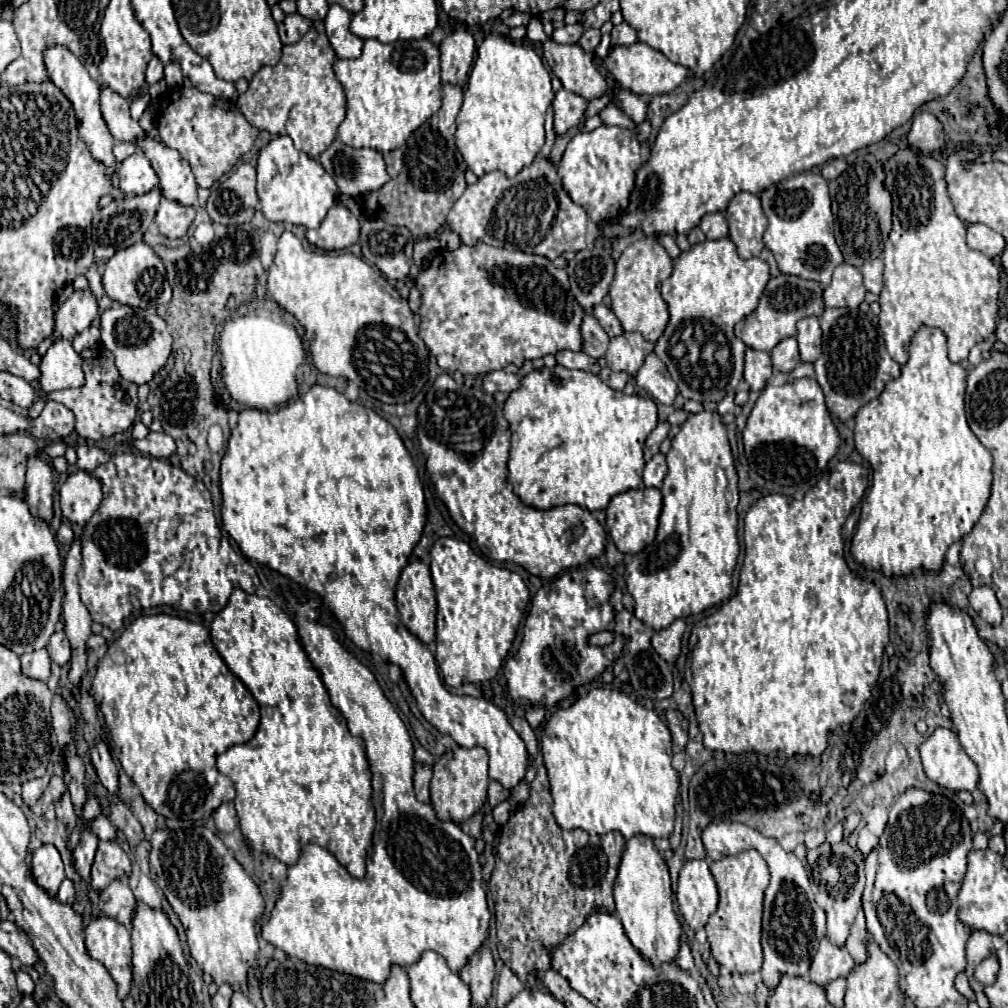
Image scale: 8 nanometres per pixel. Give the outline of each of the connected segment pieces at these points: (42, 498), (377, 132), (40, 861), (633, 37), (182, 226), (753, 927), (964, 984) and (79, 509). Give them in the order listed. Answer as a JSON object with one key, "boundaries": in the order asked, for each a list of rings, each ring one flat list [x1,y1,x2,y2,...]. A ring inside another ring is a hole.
{"boundaries":[[[38,457,28,461,26,475,26,495,32,515,50,521,52,519,52,491,54,491,54,475,52,467]],[[428,37,390,45,378,39,366,39,362,55,358,59,338,59,334,73,348,99,346,119,338,127,338,137,356,149,368,147,388,153,400,147,442,105,440,53]],[[42,845,32,853,30,875,50,897,58,895,58,887,64,881,64,865,54,845]],[[626,21,620,23,620,25,616,25,610,35,612,35,610,47,616,47,616,45,634,45,638,41,636,29,632,25,628,25]],[[162,197,160,209,156,213,156,225,162,235,170,239,178,239,186,235,194,217,196,217,196,207,186,207,178,201,170,201]],[[742,851,728,855,720,861,710,863,710,871,718,883,720,903,706,923,712,957,720,967,732,973,754,973,762,967,762,945,760,945,760,923,762,923,762,901,764,891,770,883,770,871,764,857,754,851]],[[960,973,960,975,956,977,956,989,958,989,966,999,973,1001,976,1000,974,991,972,991,970,985,968,985,968,977,966,977,964,973]],[[90,471,72,473,60,487,60,509,70,523,84,527,102,503,102,483]]]}

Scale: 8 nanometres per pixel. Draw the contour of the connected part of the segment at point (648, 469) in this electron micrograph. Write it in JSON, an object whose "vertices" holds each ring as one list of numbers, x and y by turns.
{"vertices":[[662,453,654,455,654,457,646,463,646,467,644,467,644,475,642,475,644,485,646,485,646,487,656,487,656,489,660,489,664,477,666,477,666,469,668,469,668,467,666,467,664,455,662,455]]}

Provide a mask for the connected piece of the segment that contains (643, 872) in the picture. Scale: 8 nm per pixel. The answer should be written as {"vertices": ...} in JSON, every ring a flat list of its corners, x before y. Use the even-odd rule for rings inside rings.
{"vertices":[[634,835,626,841,614,883,614,901,616,915,620,917,628,939,650,963,660,965,676,957,682,927,672,905,672,885,666,861,656,849,652,837]]}

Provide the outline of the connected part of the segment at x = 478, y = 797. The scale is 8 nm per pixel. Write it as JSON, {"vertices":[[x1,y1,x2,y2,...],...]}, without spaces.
{"vertices":[[454,745,448,749,436,763,434,763,434,777,430,783,432,807,436,815,444,821,464,823,470,819,484,803,486,803,486,789,488,789,488,753,482,747,458,747]]}

